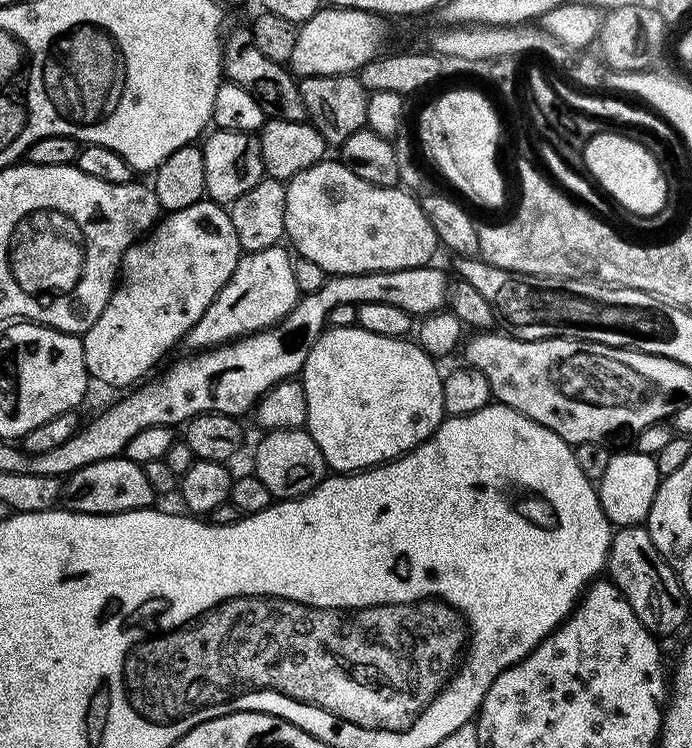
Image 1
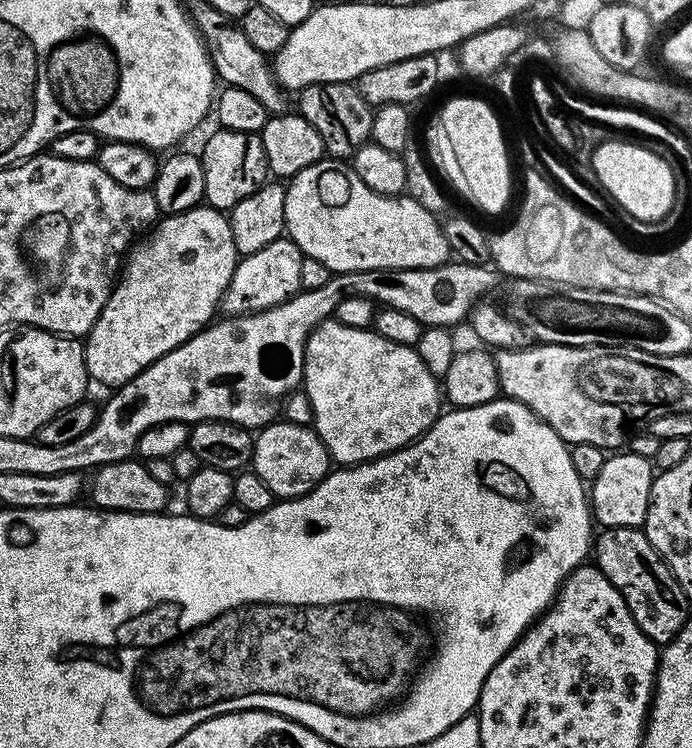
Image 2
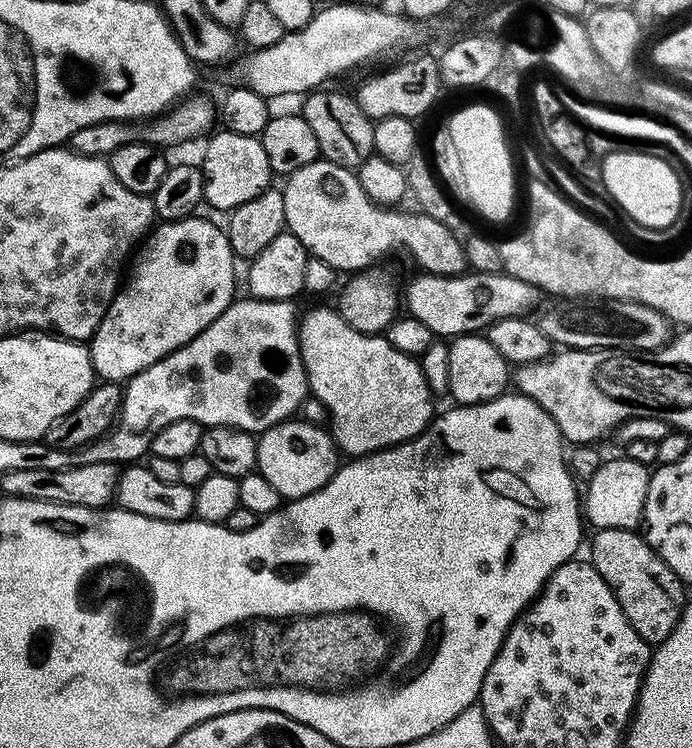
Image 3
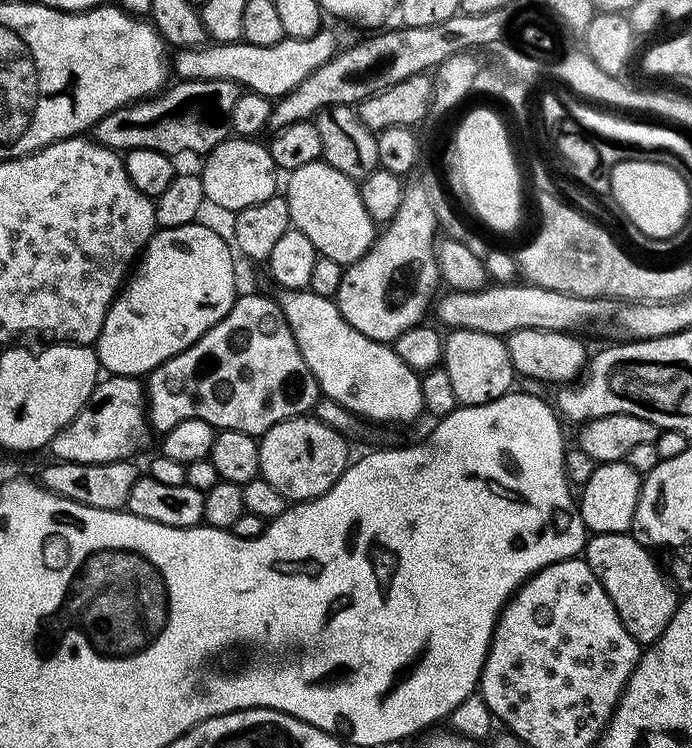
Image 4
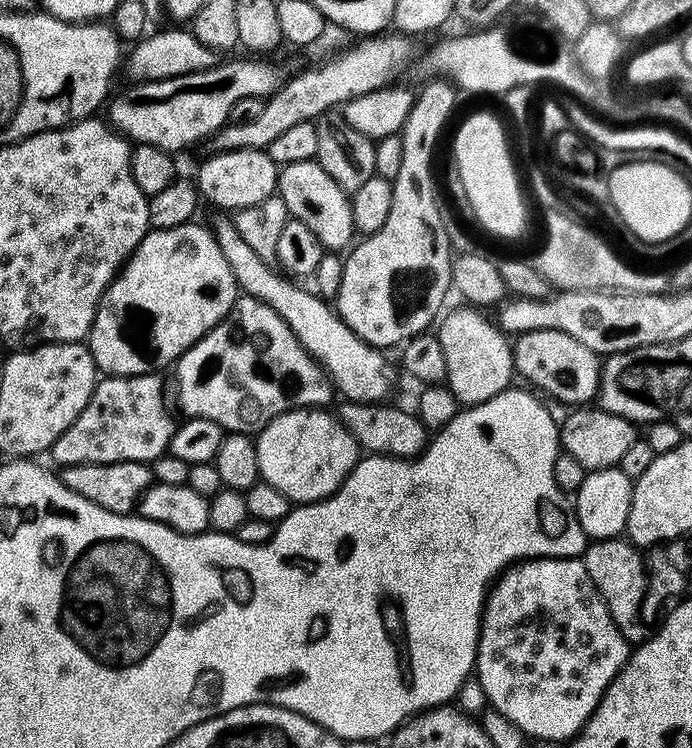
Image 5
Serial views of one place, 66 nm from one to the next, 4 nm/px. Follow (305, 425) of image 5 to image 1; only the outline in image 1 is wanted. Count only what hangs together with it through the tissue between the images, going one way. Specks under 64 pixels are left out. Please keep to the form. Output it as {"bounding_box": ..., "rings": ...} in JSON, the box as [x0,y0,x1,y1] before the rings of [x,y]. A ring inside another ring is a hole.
{"bounding_box":[254,427,329,500],"rings":[[[303,427],[274,428],[263,433],[265,435],[256,444],[256,468],[254,475],[270,490],[276,500],[292,500],[296,496],[304,496],[314,490],[329,471],[328,463],[322,458],[322,450],[318,450],[318,442]]]}

